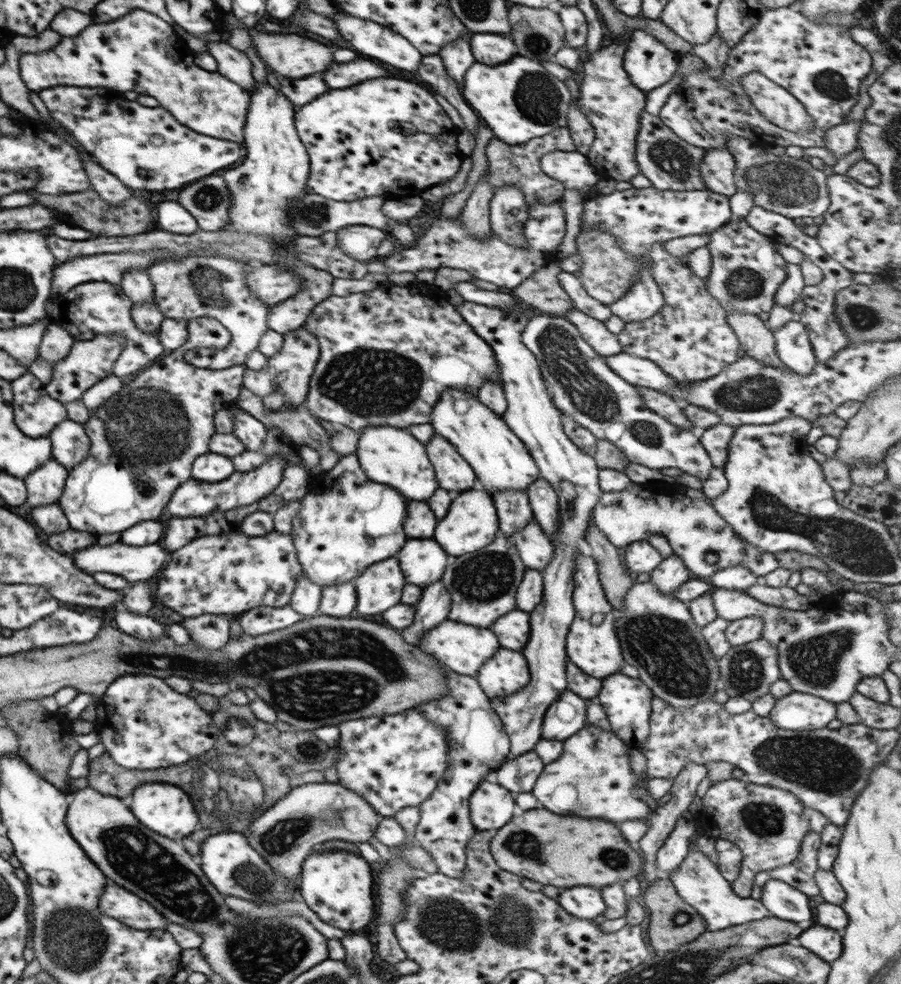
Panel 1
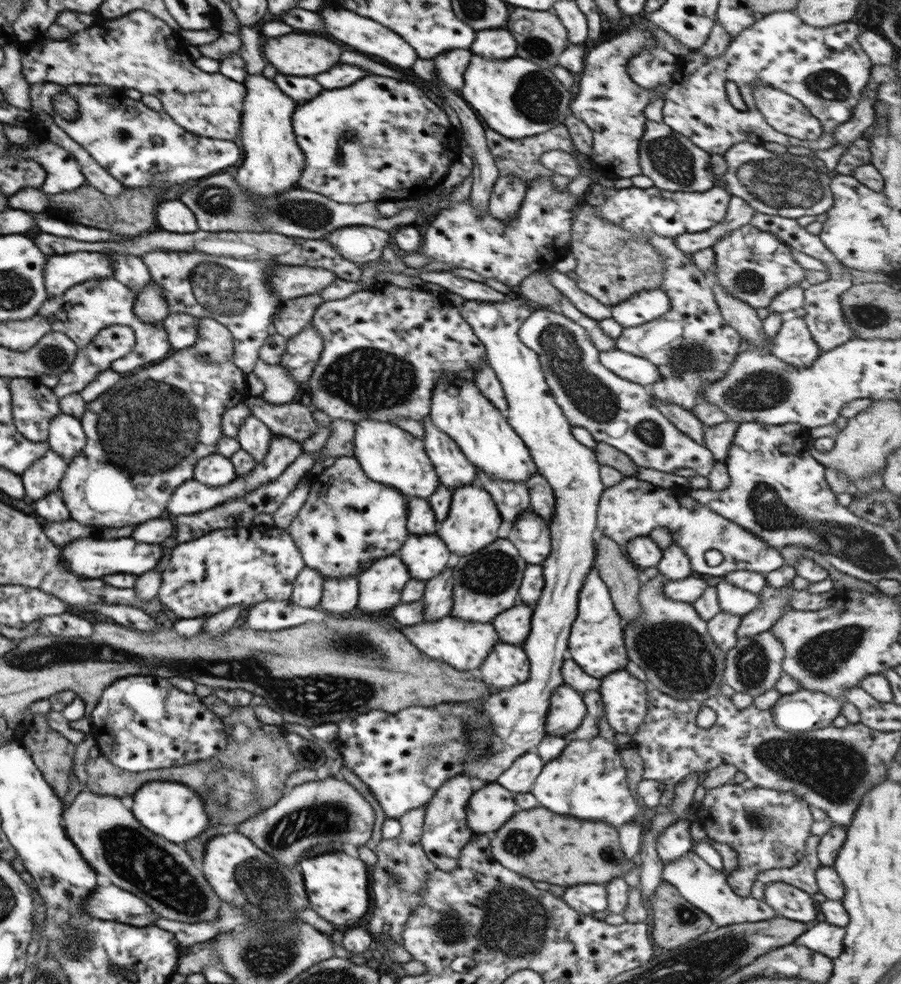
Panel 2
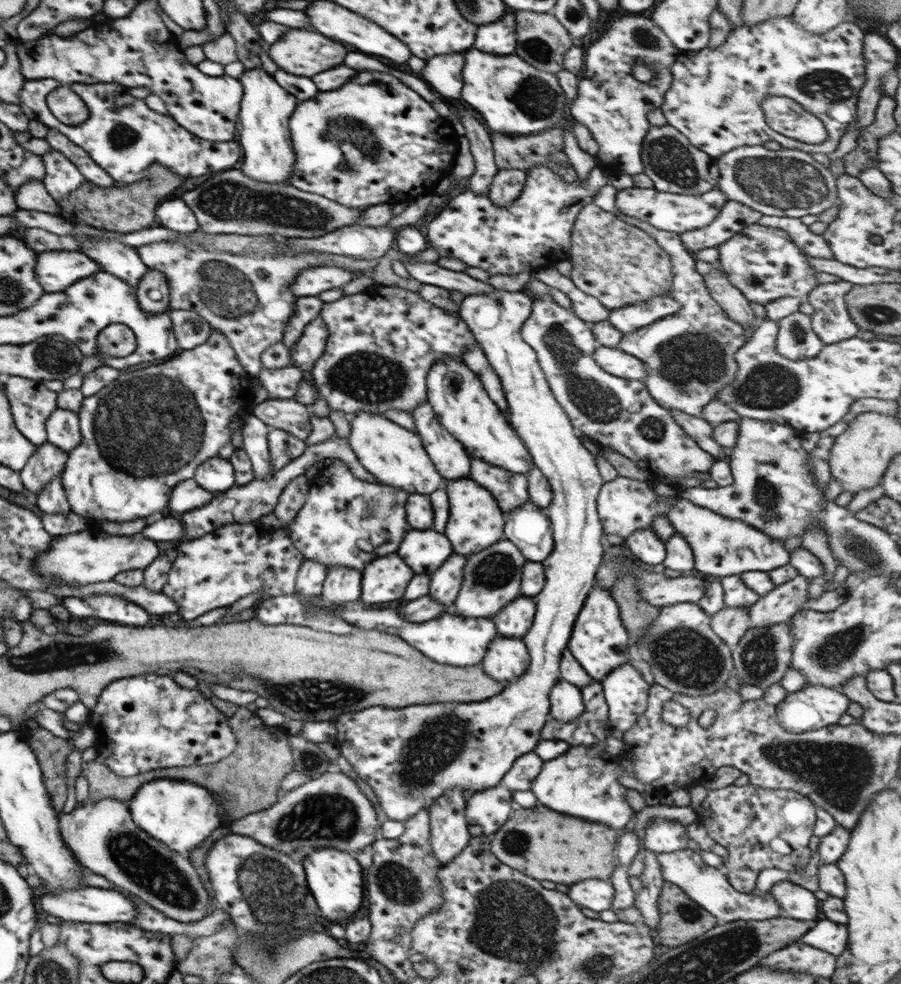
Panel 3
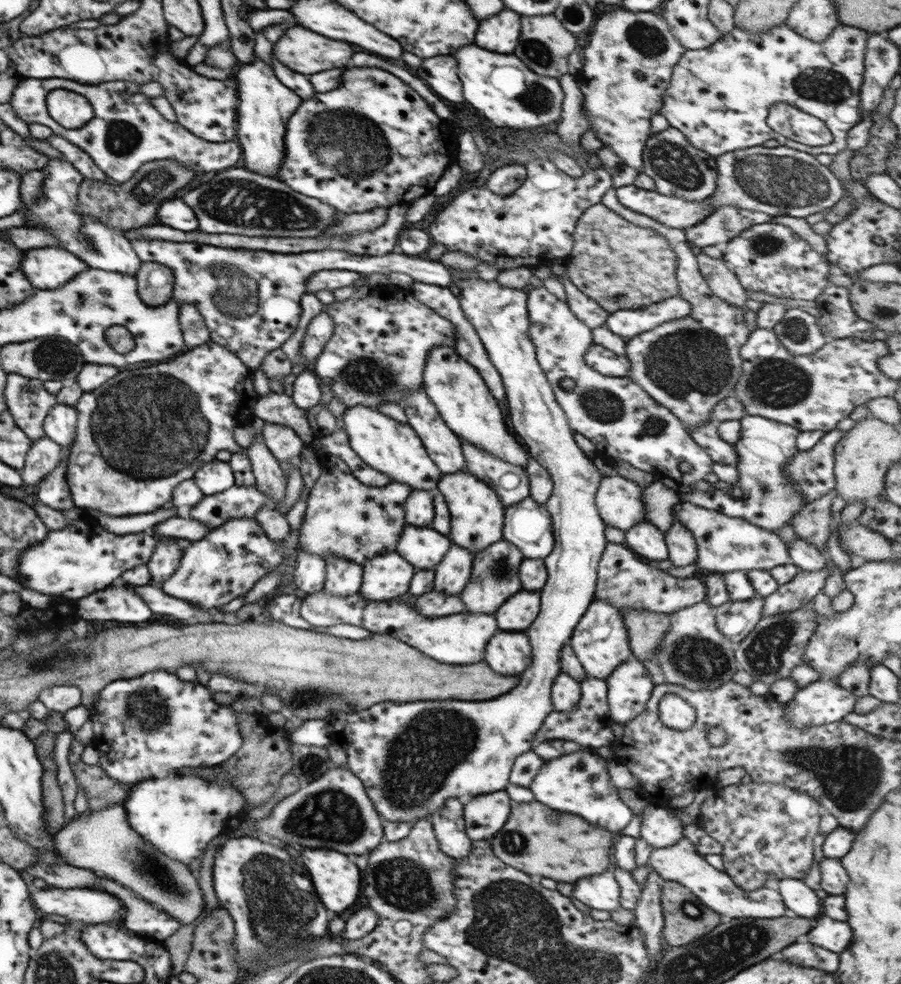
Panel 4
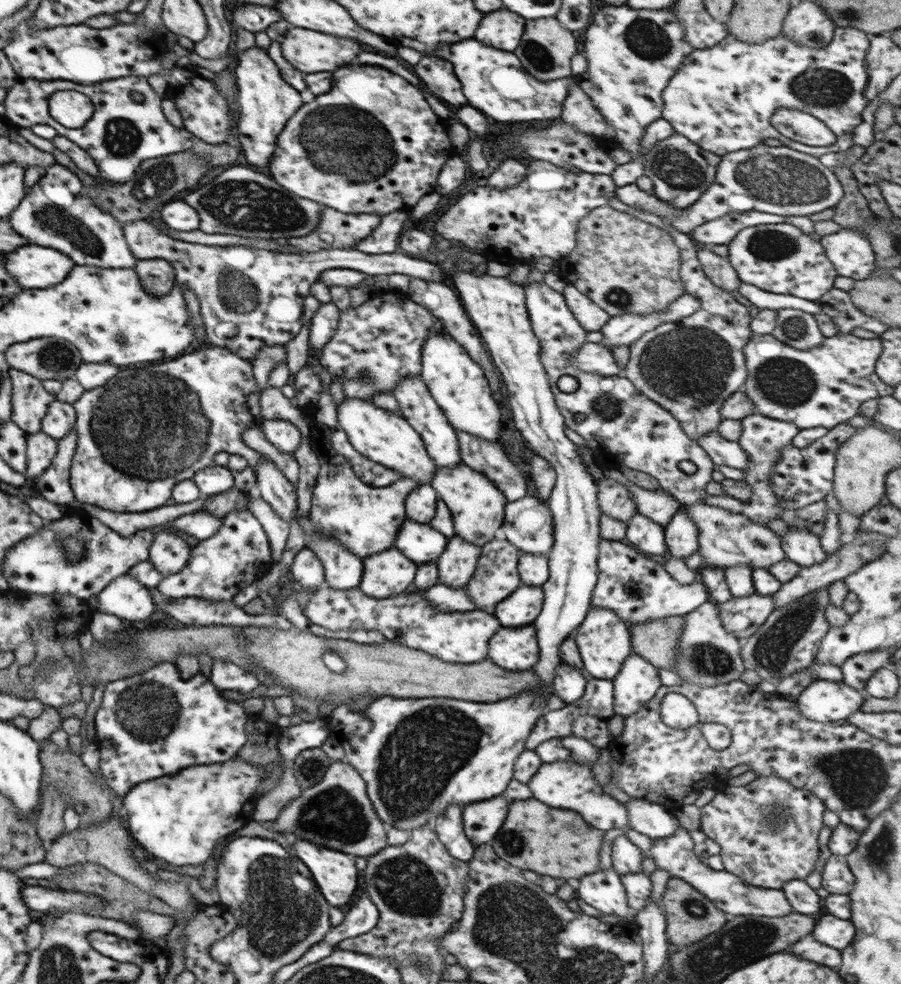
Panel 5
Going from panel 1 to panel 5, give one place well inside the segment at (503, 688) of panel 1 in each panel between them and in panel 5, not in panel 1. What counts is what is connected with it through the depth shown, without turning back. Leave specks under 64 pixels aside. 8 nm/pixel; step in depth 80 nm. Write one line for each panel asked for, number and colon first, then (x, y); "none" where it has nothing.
2: (506, 665)
3: (506, 659)
4: (508, 653)
5: (512, 648)

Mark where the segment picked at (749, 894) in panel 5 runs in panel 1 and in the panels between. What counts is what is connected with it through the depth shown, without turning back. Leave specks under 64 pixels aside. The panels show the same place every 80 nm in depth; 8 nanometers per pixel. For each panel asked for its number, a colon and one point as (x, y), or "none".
1: (697, 881)
2: (699, 884)
3: (706, 886)
4: (680, 862)

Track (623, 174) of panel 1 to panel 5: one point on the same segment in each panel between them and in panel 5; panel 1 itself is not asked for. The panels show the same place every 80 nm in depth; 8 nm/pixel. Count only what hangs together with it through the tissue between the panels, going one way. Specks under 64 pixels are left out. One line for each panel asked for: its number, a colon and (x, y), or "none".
2: (605, 99)
3: (610, 103)
4: (627, 65)
5: (631, 53)

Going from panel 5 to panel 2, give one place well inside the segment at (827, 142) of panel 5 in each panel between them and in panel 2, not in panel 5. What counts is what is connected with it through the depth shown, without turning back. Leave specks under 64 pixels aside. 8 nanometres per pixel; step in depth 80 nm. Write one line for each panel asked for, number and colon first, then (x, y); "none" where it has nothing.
2: (784, 114)
3: (783, 116)
4: (784, 119)

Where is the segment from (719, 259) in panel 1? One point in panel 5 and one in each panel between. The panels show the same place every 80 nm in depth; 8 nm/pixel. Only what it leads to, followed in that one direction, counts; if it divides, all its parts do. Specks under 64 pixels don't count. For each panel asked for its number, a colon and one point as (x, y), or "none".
2: (753, 266)
3: (762, 263)
4: (770, 258)
5: (779, 258)

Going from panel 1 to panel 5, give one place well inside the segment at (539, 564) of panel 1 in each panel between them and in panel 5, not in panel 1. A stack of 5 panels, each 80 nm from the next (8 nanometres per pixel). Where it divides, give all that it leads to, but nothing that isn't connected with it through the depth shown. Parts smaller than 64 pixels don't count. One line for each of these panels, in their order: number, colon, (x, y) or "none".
2: (529, 535)
3: (527, 527)
4: (527, 525)
5: (527, 523)

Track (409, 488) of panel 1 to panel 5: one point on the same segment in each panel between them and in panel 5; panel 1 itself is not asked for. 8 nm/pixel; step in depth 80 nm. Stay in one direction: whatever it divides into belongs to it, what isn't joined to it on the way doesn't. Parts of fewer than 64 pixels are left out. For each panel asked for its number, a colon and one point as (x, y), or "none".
2: (387, 455)
3: (394, 456)
4: (393, 449)
5: (384, 437)

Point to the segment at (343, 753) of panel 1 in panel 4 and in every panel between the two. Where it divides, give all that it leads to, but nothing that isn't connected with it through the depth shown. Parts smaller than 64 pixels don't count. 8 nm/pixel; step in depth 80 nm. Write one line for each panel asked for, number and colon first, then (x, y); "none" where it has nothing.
2: (402, 758)
3: (409, 756)
4: (410, 757)

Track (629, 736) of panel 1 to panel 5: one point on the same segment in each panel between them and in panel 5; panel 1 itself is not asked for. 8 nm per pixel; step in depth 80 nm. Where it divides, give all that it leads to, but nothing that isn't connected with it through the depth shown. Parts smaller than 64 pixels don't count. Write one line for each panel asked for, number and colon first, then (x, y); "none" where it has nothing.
2: (623, 696)
3: (625, 693)
4: (628, 687)
5: (636, 682)

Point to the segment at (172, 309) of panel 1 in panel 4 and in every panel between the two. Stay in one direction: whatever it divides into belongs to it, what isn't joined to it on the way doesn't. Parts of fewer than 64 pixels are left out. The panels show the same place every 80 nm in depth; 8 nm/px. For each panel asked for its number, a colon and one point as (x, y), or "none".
2: (233, 292)
3: (247, 299)
4: (249, 300)

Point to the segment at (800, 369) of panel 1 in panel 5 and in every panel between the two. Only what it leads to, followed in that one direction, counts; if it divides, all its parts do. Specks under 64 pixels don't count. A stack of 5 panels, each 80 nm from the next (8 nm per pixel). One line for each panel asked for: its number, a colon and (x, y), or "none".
2: (792, 343)
3: (795, 340)
4: (797, 331)
5: (797, 329)

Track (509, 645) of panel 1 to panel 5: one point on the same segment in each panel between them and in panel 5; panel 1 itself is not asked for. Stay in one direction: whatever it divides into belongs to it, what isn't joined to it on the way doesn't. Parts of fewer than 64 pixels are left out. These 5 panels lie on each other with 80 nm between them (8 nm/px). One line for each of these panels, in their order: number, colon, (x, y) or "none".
2: (512, 626)
3: (514, 619)
4: (516, 614)
5: (522, 606)

